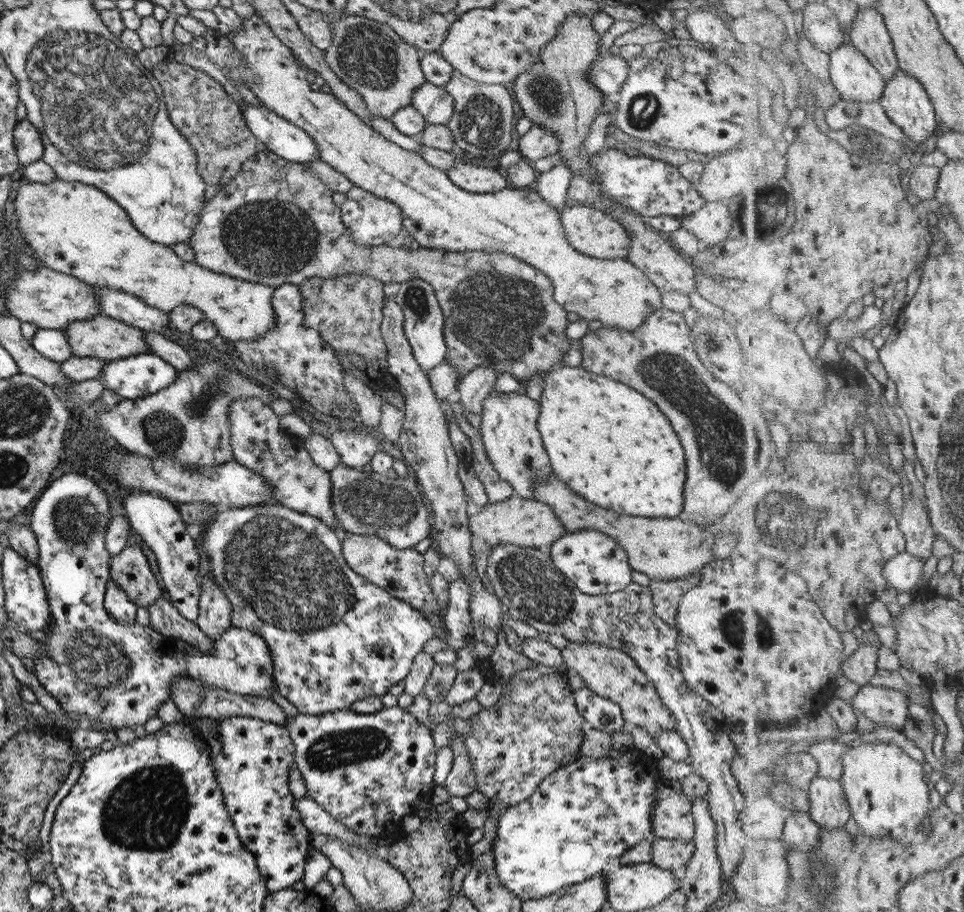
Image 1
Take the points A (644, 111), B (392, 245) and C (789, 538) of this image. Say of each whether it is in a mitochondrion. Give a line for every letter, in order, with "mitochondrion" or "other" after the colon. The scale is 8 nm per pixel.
A: mitochondrion
B: other
C: mitochondrion

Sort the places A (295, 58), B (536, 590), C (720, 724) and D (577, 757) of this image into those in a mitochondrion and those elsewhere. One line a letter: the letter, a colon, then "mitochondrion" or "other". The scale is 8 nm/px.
A: other
B: mitochondrion
C: other
D: other

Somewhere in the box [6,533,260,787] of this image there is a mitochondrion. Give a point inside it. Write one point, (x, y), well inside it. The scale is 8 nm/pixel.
(94, 660)

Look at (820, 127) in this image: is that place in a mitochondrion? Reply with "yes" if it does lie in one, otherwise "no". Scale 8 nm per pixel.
no

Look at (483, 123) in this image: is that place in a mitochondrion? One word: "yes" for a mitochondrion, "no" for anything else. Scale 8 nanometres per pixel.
yes

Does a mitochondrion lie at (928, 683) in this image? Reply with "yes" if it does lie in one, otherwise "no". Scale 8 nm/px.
no

